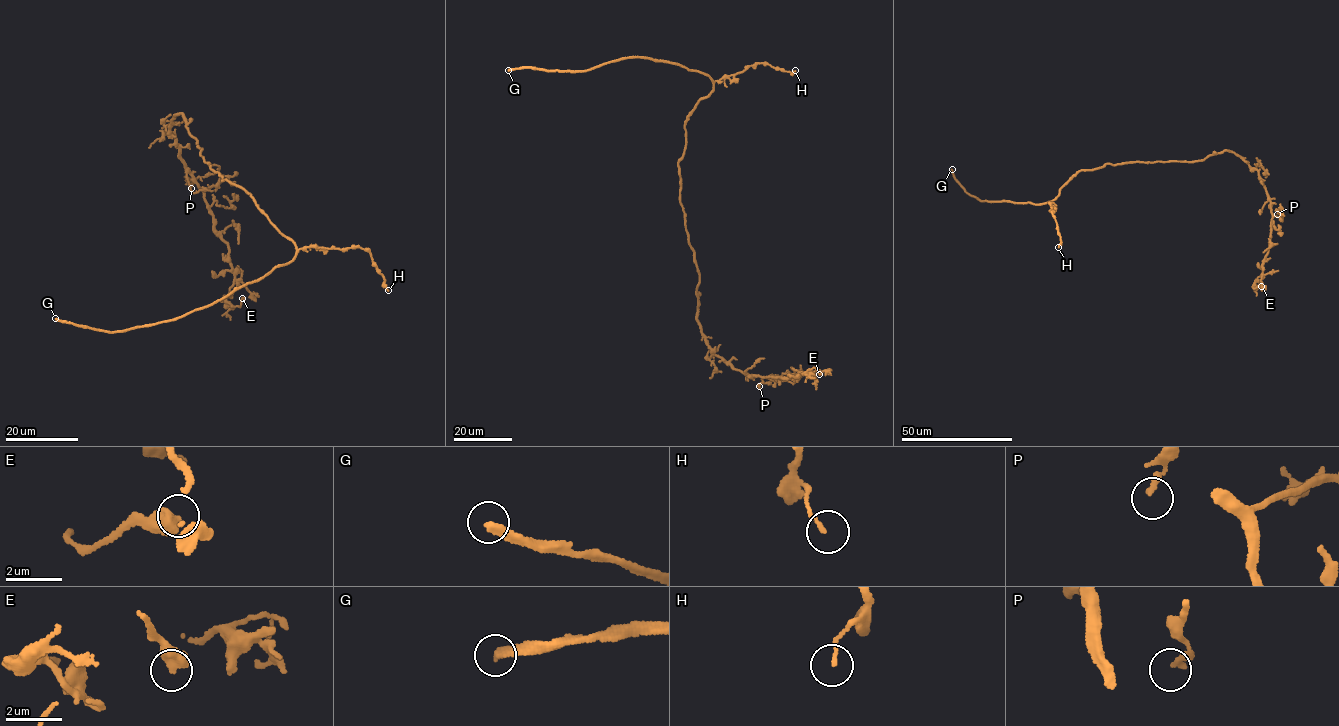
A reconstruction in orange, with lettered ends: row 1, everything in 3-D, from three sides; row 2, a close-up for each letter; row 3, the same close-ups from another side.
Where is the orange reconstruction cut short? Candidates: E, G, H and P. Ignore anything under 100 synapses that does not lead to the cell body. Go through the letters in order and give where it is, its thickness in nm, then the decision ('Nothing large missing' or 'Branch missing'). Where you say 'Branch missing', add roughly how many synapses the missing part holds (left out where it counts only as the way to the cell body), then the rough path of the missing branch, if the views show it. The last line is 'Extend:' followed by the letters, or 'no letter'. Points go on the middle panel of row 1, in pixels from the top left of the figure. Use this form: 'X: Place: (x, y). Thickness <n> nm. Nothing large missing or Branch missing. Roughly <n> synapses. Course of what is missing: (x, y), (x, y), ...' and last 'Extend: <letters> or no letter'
E: Place: (819, 374). Thickness 550 nm. Nothing large missing
G: Place: (508, 70). Thickness 280 nm. Branch missing
H: Place: (795, 70). Thickness 120 nm. Nothing large missing
P: Place: (759, 386). Thickness 260 nm. Nothing large missing
Extend: G

